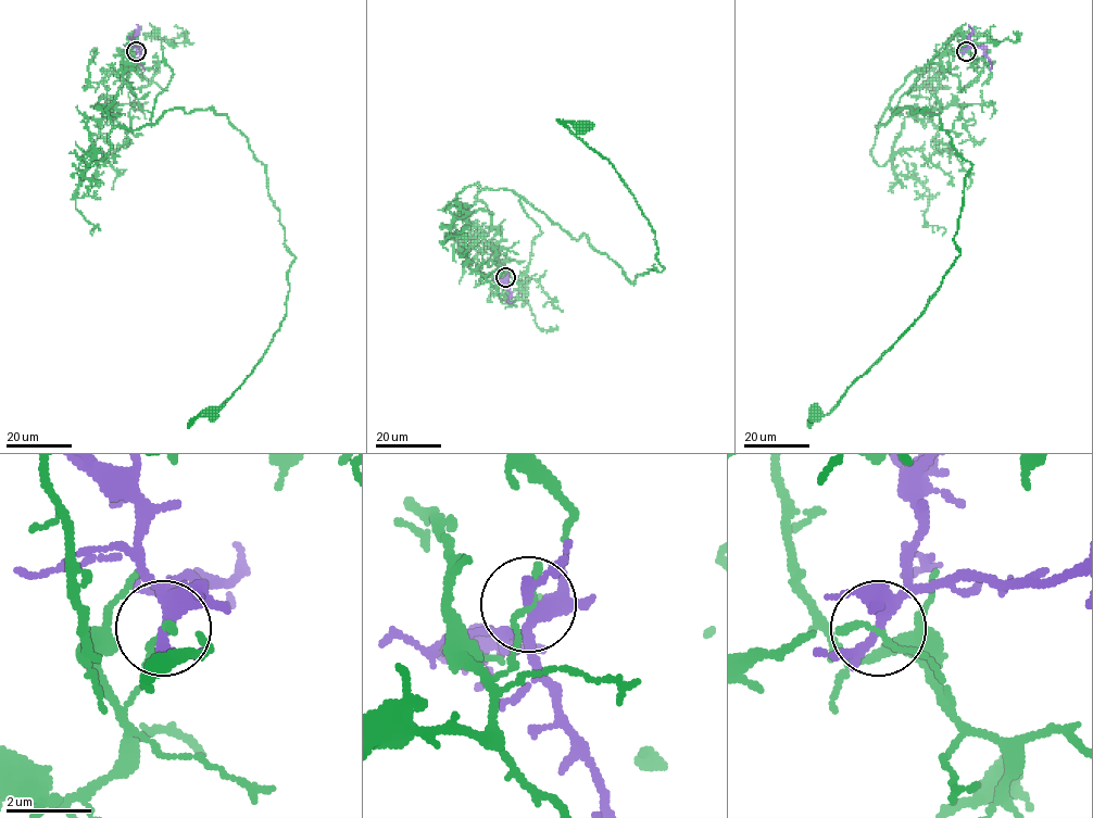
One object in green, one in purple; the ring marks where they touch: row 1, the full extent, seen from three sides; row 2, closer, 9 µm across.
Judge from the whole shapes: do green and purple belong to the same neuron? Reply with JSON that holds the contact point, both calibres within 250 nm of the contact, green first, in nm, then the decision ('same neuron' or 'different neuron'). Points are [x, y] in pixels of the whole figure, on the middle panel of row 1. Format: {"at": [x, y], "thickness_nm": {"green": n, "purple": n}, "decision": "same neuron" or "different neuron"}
{"at": [505, 277], "thickness_nm": {"green": 170, "purple": 280}, "decision": "different neuron"}

